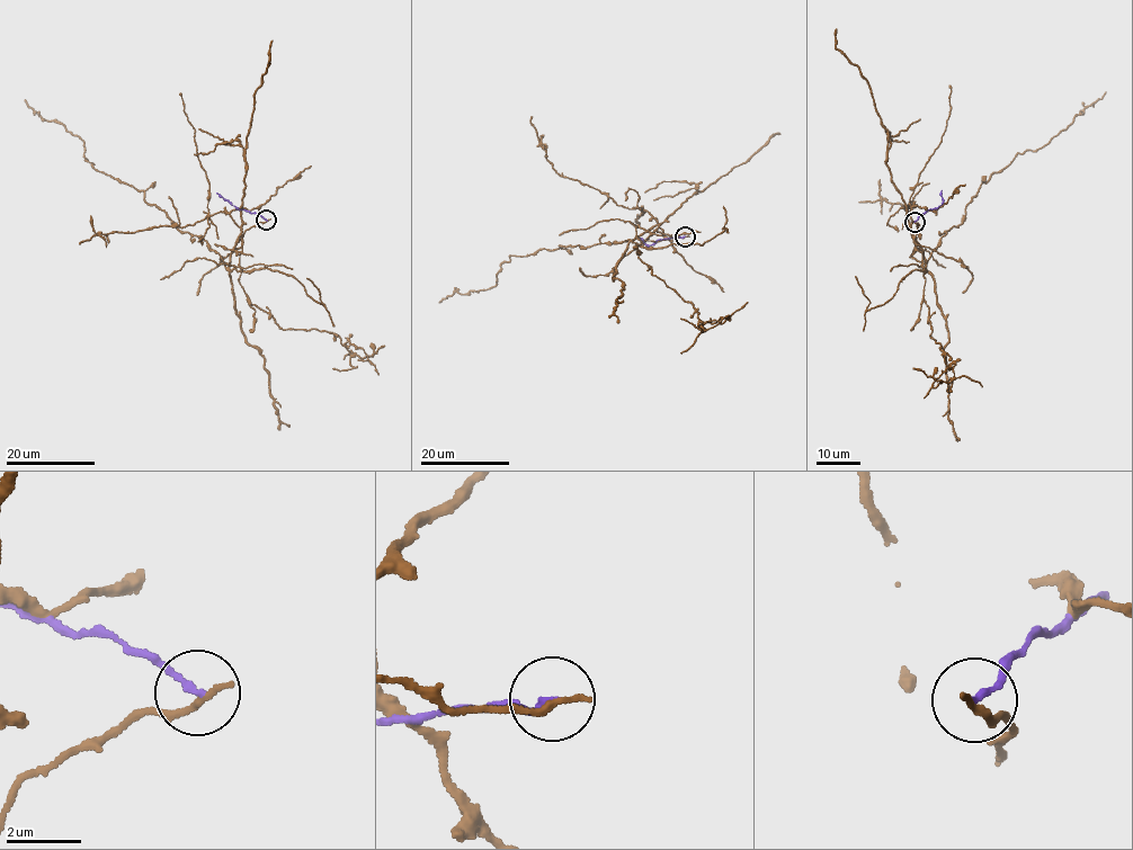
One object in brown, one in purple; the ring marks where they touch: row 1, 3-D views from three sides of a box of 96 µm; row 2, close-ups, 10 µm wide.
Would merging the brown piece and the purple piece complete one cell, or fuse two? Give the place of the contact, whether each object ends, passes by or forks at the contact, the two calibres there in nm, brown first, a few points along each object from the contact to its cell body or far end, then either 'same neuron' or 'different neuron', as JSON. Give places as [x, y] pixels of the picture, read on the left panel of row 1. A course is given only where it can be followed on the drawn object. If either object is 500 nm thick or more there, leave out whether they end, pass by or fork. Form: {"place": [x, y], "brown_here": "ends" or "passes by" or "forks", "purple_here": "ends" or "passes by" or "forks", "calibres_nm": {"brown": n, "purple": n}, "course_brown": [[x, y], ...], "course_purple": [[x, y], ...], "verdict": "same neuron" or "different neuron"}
{"place": [266, 220], "brown_here": "ends", "purple_here": "ends", "calibres_nm": {"brown": 240, "purple": 170}, "course_brown": [[266, 220], [239, 238], [226, 267], [205, 240], [149, 205], [143, 190], [94, 169], [82, 140], [25, 99]], "course_purple": [[266, 220], [240, 209], [216, 193]], "verdict": "different neuron"}

